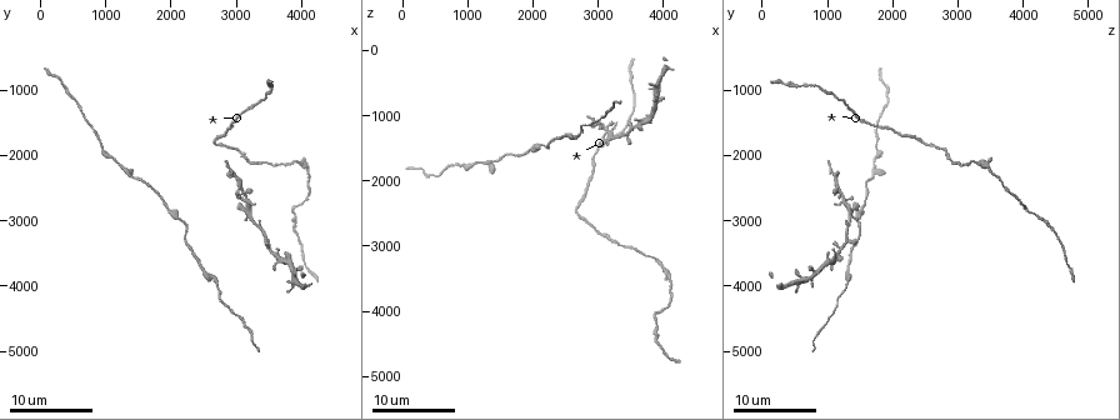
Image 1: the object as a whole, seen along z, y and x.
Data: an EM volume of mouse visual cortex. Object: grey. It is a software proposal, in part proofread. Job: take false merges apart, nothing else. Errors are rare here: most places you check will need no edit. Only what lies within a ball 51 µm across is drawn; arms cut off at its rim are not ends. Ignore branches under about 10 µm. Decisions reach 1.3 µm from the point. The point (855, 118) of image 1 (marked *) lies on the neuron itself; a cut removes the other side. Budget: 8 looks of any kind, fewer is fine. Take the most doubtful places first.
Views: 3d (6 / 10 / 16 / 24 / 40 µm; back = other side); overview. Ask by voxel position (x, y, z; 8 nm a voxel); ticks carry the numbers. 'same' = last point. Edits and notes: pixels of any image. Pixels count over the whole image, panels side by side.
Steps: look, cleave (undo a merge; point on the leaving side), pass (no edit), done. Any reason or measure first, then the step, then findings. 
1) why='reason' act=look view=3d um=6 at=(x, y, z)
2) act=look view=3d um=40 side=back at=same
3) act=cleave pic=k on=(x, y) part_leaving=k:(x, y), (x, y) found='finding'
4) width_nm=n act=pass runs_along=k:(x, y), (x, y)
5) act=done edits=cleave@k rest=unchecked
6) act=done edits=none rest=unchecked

why='thick turns thin' act=look view=3d um=24 at=(3550, 3450, 1200)

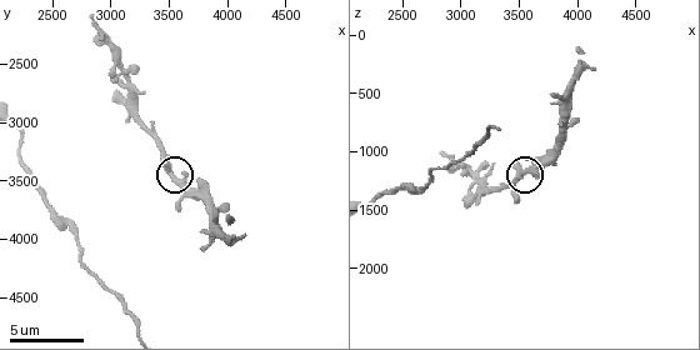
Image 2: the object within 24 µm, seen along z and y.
act=look view=3d um=6 at=(3560, 3480, 1180)

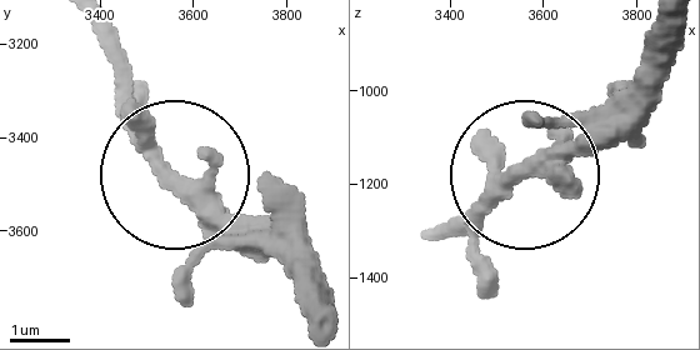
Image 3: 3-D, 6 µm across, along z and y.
act=pass found='continuous, no second neuron'

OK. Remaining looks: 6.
why='looks like a crossing' act=look view=3d um=6 at=(3160, 2840, 1400)

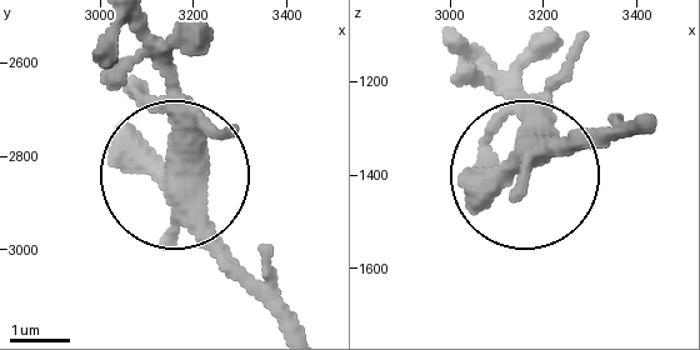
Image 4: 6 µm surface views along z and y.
arms=4 act=pass found='continuous, no second neuron'

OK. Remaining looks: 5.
why='thick turns thin' act=look view=3d um=24 at=(1400, 2350, 1700)

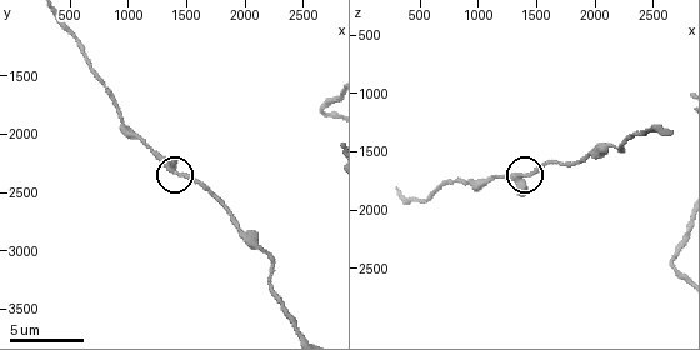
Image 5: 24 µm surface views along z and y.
act=look view=3d um=6 at=(1460, 2360, 1680)

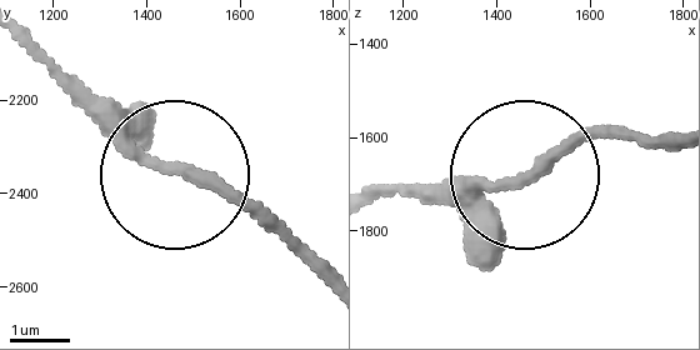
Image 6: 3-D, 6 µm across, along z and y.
act=pass found='one neuron here'

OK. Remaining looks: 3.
act=look view=3d um=24 at=(2250, 3100, 1500)

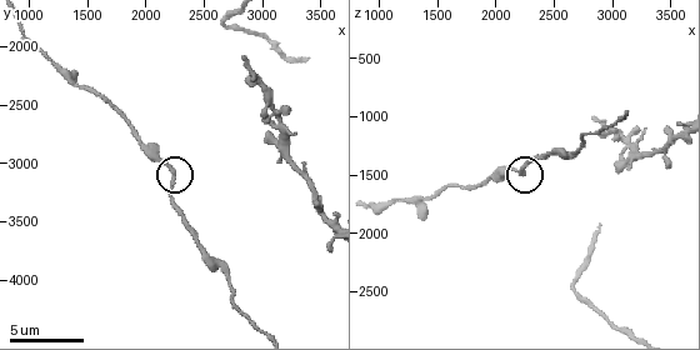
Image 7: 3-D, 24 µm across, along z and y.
act=look view=3d um=6 at=same

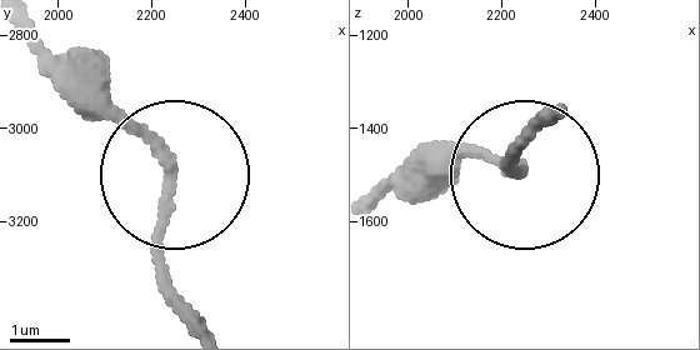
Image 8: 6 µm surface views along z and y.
act=look view=3d um=6 side=back at=same

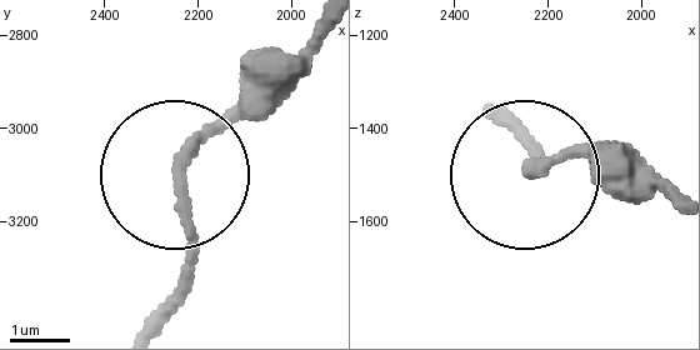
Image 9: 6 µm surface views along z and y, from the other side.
act=pass found='all the same neuron'

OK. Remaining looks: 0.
act=done edits=none rest=unchecked

